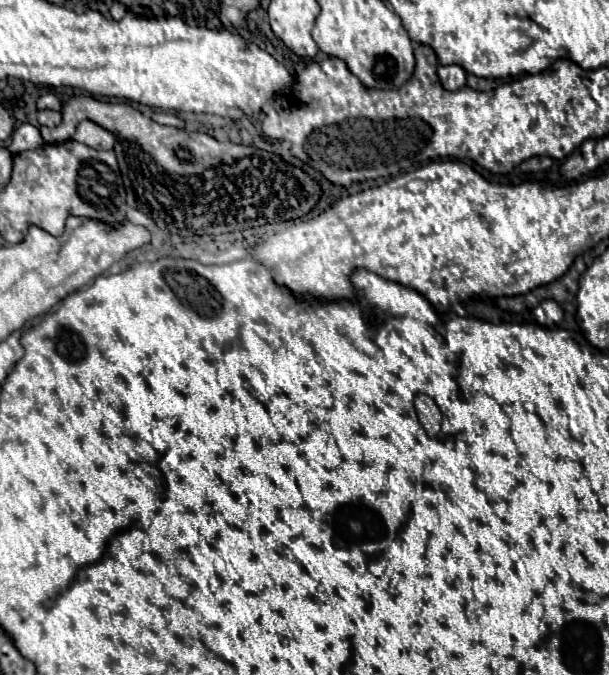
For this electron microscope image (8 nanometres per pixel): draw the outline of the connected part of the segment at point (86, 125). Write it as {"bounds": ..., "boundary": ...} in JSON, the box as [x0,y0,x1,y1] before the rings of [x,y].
{"bounds":[74,120,114,150],"boundary":[[[82,120],[78,124],[74,140],[84,142],[86,146],[92,146],[96,150],[110,150],[114,146],[114,134],[104,130],[102,126],[98,126],[92,120]]]}

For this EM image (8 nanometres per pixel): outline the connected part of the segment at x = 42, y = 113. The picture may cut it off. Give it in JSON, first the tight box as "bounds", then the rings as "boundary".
{"bounds":[36,110,62,128],"boundary":[[[38,110],[36,116],[38,116],[38,122],[40,122],[42,126],[48,126],[48,128],[58,126],[60,120],[62,120],[62,114],[56,112],[56,110]]]}

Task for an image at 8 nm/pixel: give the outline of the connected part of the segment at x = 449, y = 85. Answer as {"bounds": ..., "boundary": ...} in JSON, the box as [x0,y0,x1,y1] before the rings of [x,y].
{"bounds":[438,64,466,90],"boundary":[[[458,64],[438,66],[438,76],[446,90],[460,90],[466,84],[466,70]]]}

